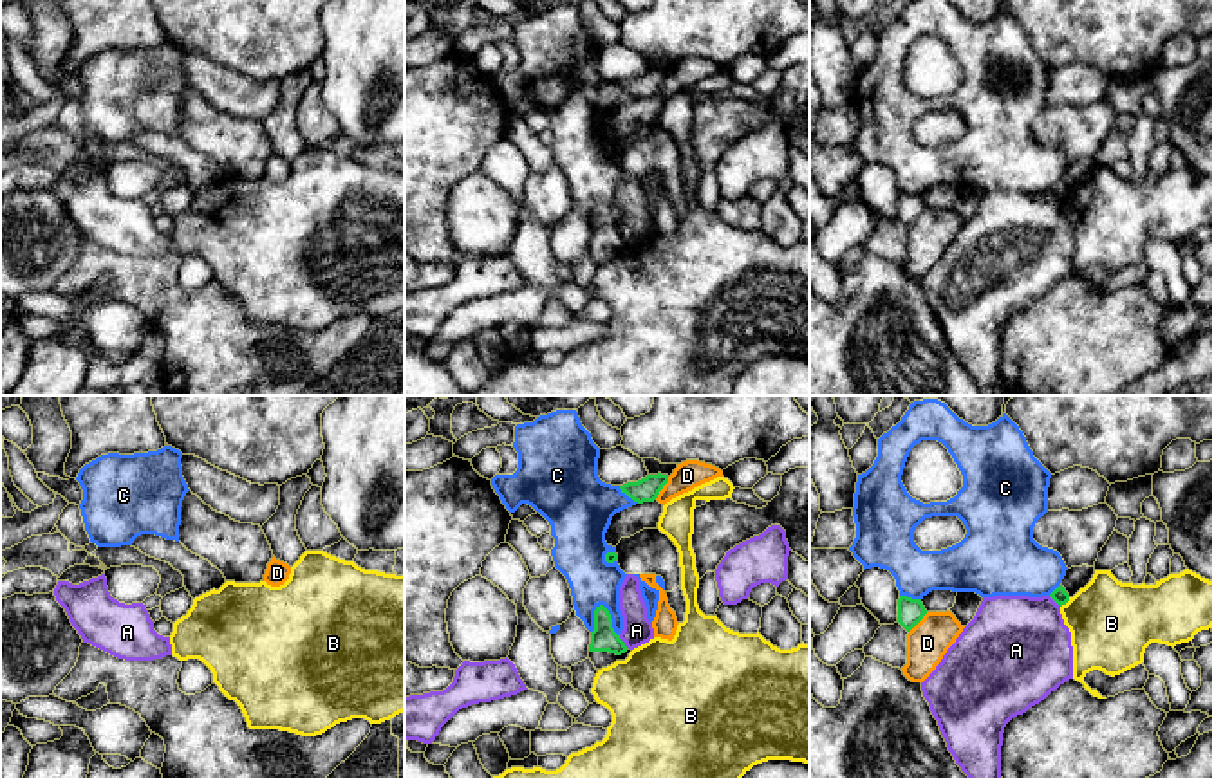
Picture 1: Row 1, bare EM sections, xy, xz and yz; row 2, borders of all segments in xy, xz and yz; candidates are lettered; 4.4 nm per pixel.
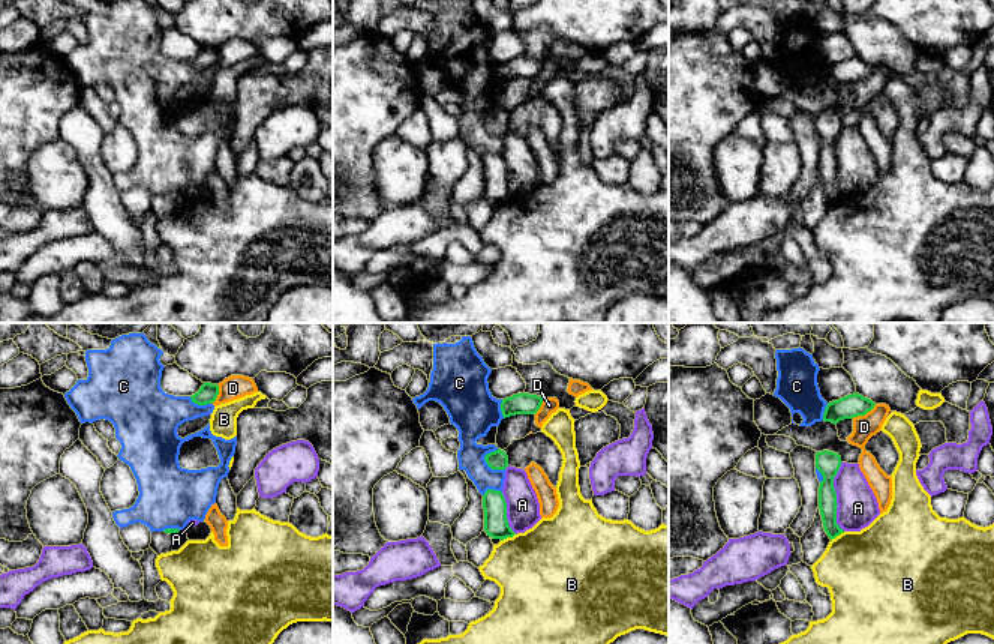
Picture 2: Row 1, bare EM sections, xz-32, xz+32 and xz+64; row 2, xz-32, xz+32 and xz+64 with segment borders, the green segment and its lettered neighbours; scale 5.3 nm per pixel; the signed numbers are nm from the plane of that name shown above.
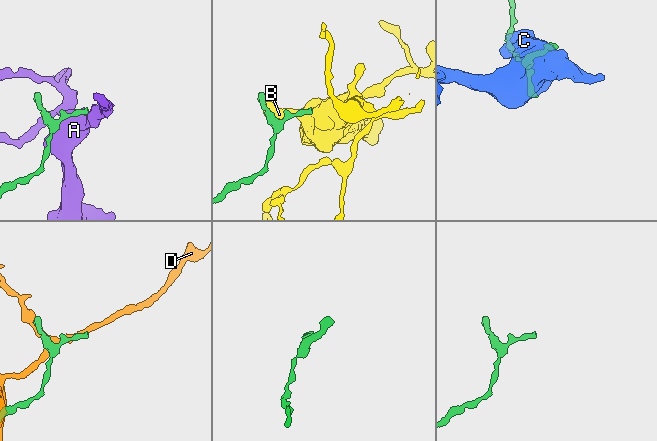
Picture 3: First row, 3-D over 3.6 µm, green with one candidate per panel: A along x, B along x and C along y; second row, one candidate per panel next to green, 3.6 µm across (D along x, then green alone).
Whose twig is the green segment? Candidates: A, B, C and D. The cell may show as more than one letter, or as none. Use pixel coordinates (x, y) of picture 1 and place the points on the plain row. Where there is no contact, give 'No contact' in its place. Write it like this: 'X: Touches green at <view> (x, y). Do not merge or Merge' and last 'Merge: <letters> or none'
A: Touches green at xz (622, 237). Do not merge
B: Touches green at yz (1064, 199). Do not merge
C: Touches green at xz (609, 213). Do not merge
D: Touches green at xz (662, 83). Do not merge
Merge: none

